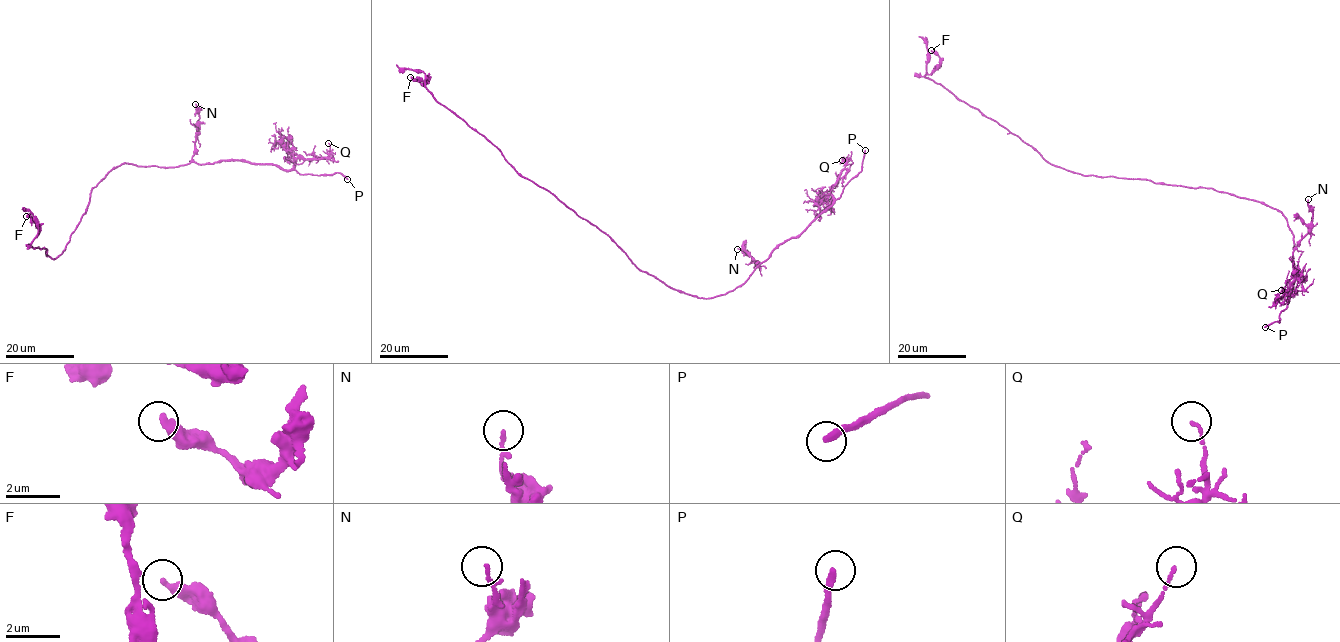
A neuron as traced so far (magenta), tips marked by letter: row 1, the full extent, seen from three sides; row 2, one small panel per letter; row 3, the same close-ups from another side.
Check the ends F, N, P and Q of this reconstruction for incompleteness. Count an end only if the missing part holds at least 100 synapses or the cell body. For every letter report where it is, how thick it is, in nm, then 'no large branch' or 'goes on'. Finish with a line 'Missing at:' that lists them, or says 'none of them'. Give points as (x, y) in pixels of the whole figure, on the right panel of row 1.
F: at (931, 50); 360 nm thick; no large branch
N: at (1308, 199); 110 nm thick; no large branch
P: at (1265, 327); 220 nm thick; goes on
Q: at (1281, 290); 110 nm thick; no large branch
Missing at: P

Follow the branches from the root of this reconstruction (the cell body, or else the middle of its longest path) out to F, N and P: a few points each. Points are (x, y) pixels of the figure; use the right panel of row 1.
F: (1188, 186), (1136, 178), (1082, 175), (1052, 164), (994, 120), (925, 76), (939, 62), (939, 57), (931, 50)
N: (1188, 186), (1212, 188), (1278, 210), (1287, 219), (1294, 234), (1293, 249), (1308, 233), (1313, 218), (1308, 199)
P: (1188, 186), (1259, 201), (1287, 219), (1294, 236), (1291, 259), (1298, 273), (1280, 322), (1265, 327)

